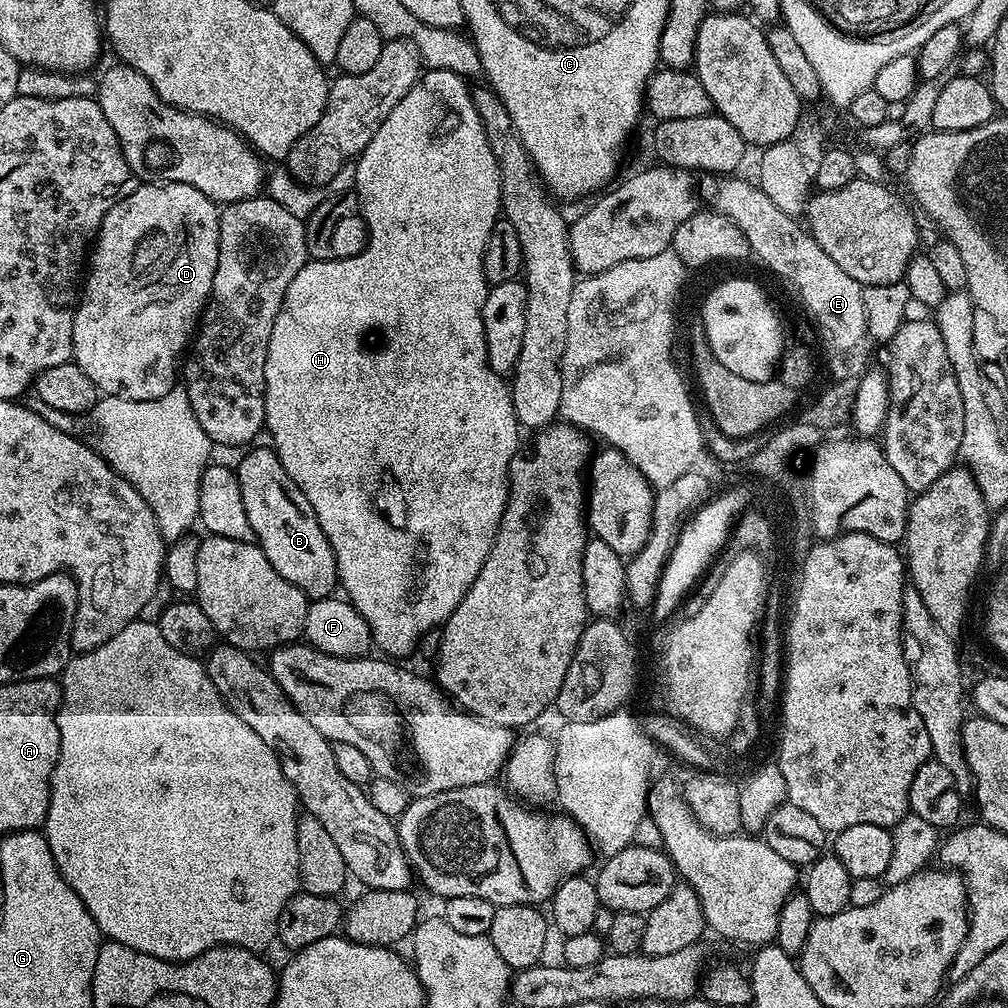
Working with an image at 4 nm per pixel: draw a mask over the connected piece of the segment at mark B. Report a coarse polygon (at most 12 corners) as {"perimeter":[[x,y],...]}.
{"perimeter":[[271,447],[234,468],[270,566],[309,601],[338,588],[334,550]]}

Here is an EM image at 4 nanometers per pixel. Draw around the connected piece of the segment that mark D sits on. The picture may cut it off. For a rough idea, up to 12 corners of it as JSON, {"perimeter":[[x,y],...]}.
{"perimeter":[[141,183],[102,218],[72,360],[103,395],[177,387],[220,212]]}

